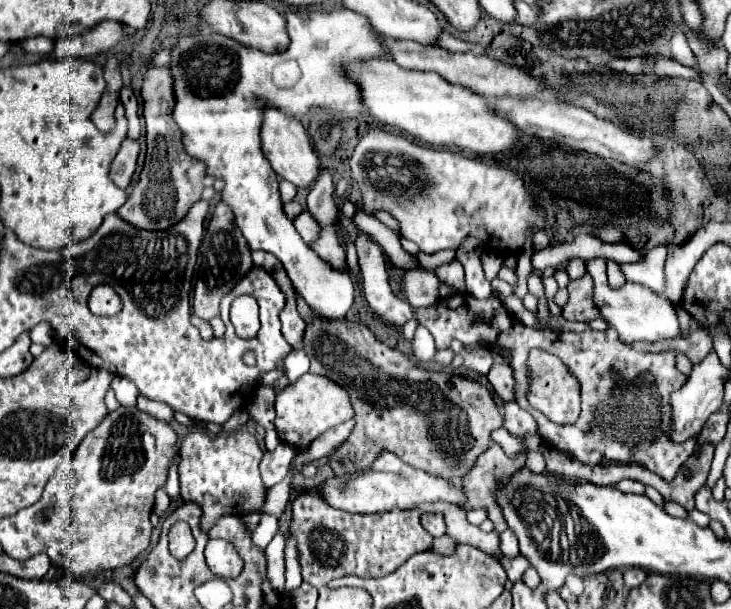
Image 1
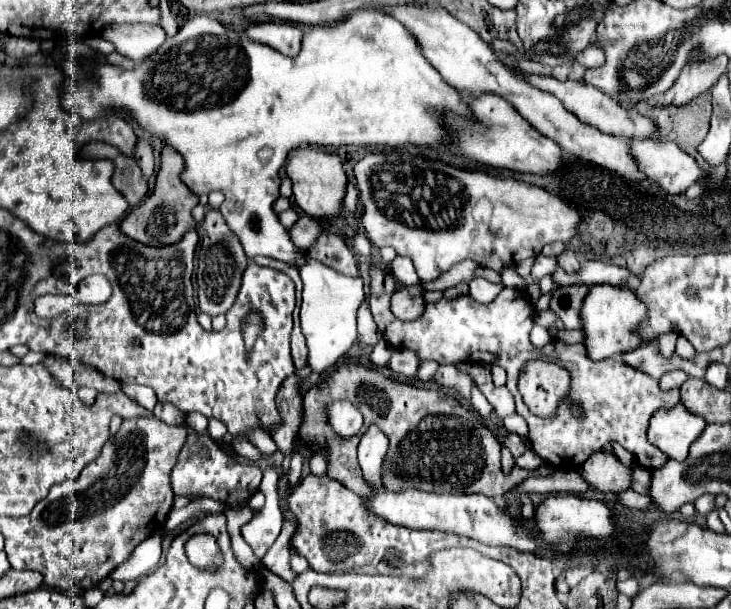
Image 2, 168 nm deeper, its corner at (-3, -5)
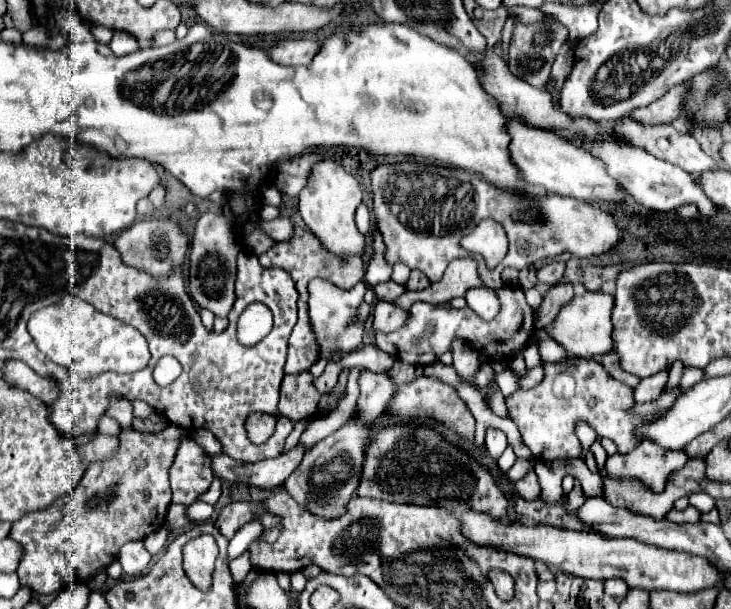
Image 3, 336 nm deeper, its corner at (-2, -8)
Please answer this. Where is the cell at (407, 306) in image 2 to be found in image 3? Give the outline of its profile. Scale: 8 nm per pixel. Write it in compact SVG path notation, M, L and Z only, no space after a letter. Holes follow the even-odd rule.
M378 300L374 304L374 330L394 332L406 324L408 316L410 316L408 310L398 308L398 304Z

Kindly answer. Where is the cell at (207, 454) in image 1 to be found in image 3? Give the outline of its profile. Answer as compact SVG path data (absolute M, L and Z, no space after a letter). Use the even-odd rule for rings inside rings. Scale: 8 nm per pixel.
M184 438L180 442L176 460L170 468L172 502L192 504L196 498L208 490L214 480L212 458L194 438Z

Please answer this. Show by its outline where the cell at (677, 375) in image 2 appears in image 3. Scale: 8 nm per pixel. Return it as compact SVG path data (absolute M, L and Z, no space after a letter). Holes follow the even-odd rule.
M670 366L660 370L654 376L644 378L636 388L634 388L634 398L636 402L654 402L658 400L664 392L666 392L666 382L668 382L668 374L670 374Z

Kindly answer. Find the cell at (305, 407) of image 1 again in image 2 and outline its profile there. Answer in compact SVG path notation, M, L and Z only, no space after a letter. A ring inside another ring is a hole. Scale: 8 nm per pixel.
M333 401L327 409L329 413L329 423L331 427L341 435L341 437L351 437L353 433L359 433L363 425L361 413L349 403L349 401Z

